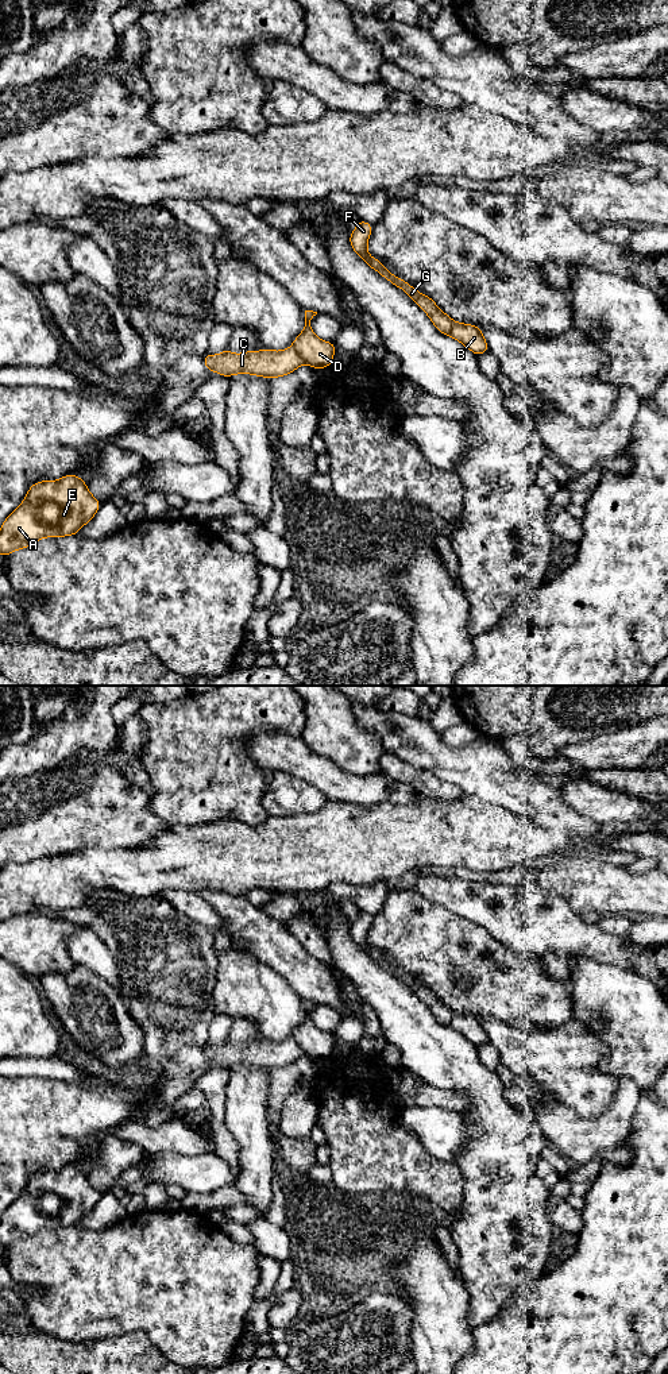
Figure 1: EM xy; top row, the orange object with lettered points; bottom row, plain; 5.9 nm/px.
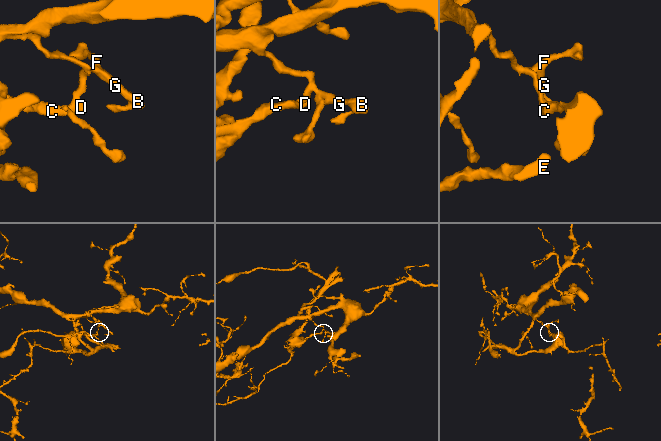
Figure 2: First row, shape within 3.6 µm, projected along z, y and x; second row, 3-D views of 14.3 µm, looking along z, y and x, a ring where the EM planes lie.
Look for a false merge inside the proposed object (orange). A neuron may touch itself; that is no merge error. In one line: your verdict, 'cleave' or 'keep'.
cleave

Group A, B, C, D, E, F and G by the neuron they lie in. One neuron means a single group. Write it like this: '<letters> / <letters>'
A C E / B D F G

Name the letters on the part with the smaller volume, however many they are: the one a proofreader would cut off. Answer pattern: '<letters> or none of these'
A, C, E

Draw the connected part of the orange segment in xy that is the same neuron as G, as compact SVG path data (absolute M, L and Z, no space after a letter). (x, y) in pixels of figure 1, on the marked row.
M359 220L356 228L350 235L350 244L352 250L375 271L378 271L386 281L402 289L432 320L433 325L440 333L460 341L475 355L489 351L489 344L483 337L482 328L472 324L463 324L453 321L445 314L435 301L422 293L418 293L414 286L405 282L402 278L393 275L379 259L372 258L367 250L367 242L372 232L372 225L367 221Z

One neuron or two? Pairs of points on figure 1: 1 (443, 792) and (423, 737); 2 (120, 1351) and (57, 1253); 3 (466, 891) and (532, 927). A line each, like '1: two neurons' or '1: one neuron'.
1: two neurons
2: two neurons
3: one neuron

